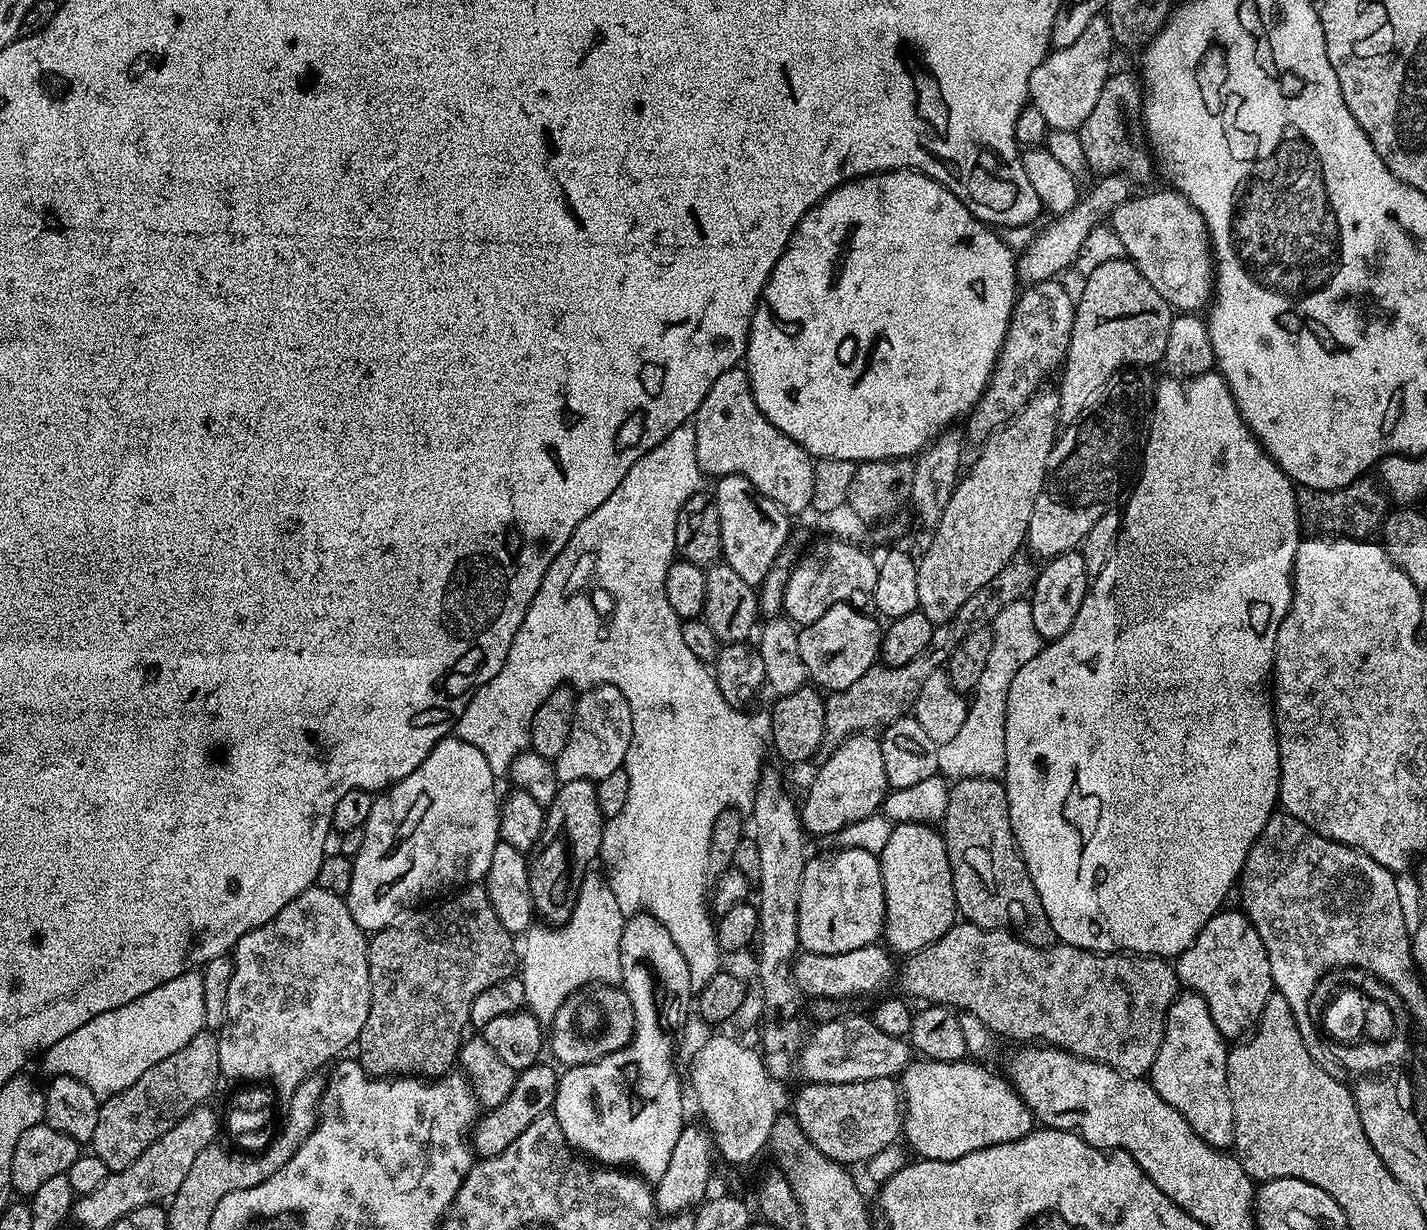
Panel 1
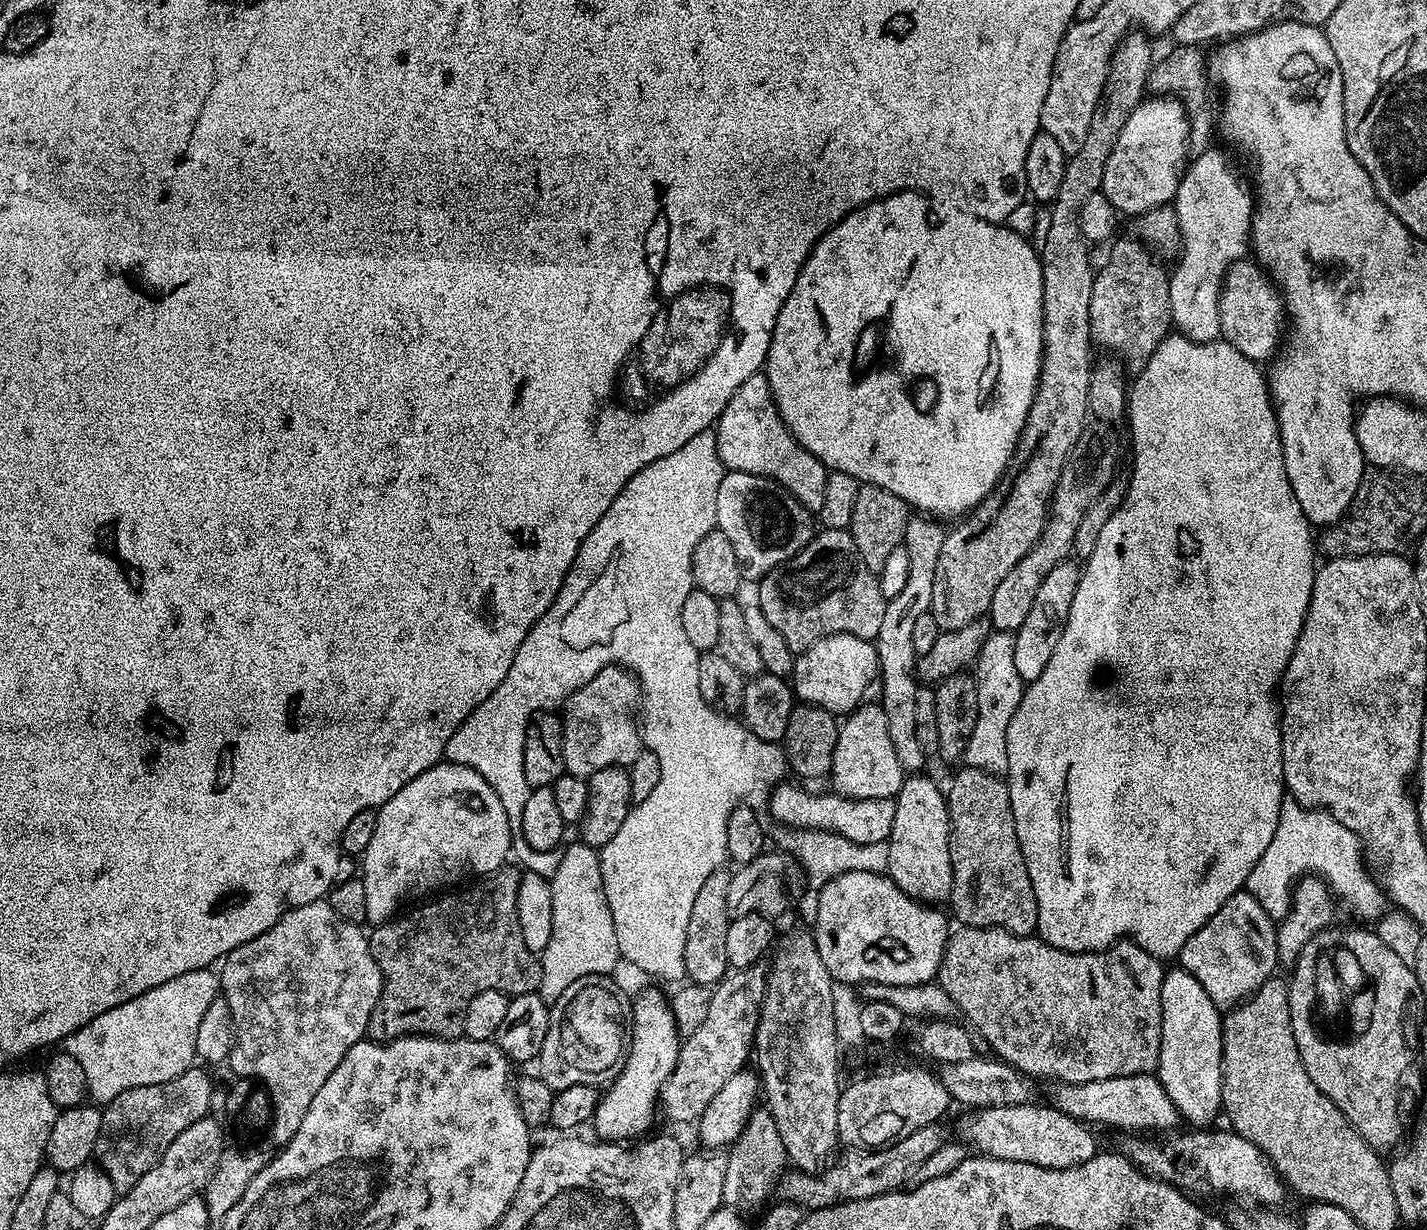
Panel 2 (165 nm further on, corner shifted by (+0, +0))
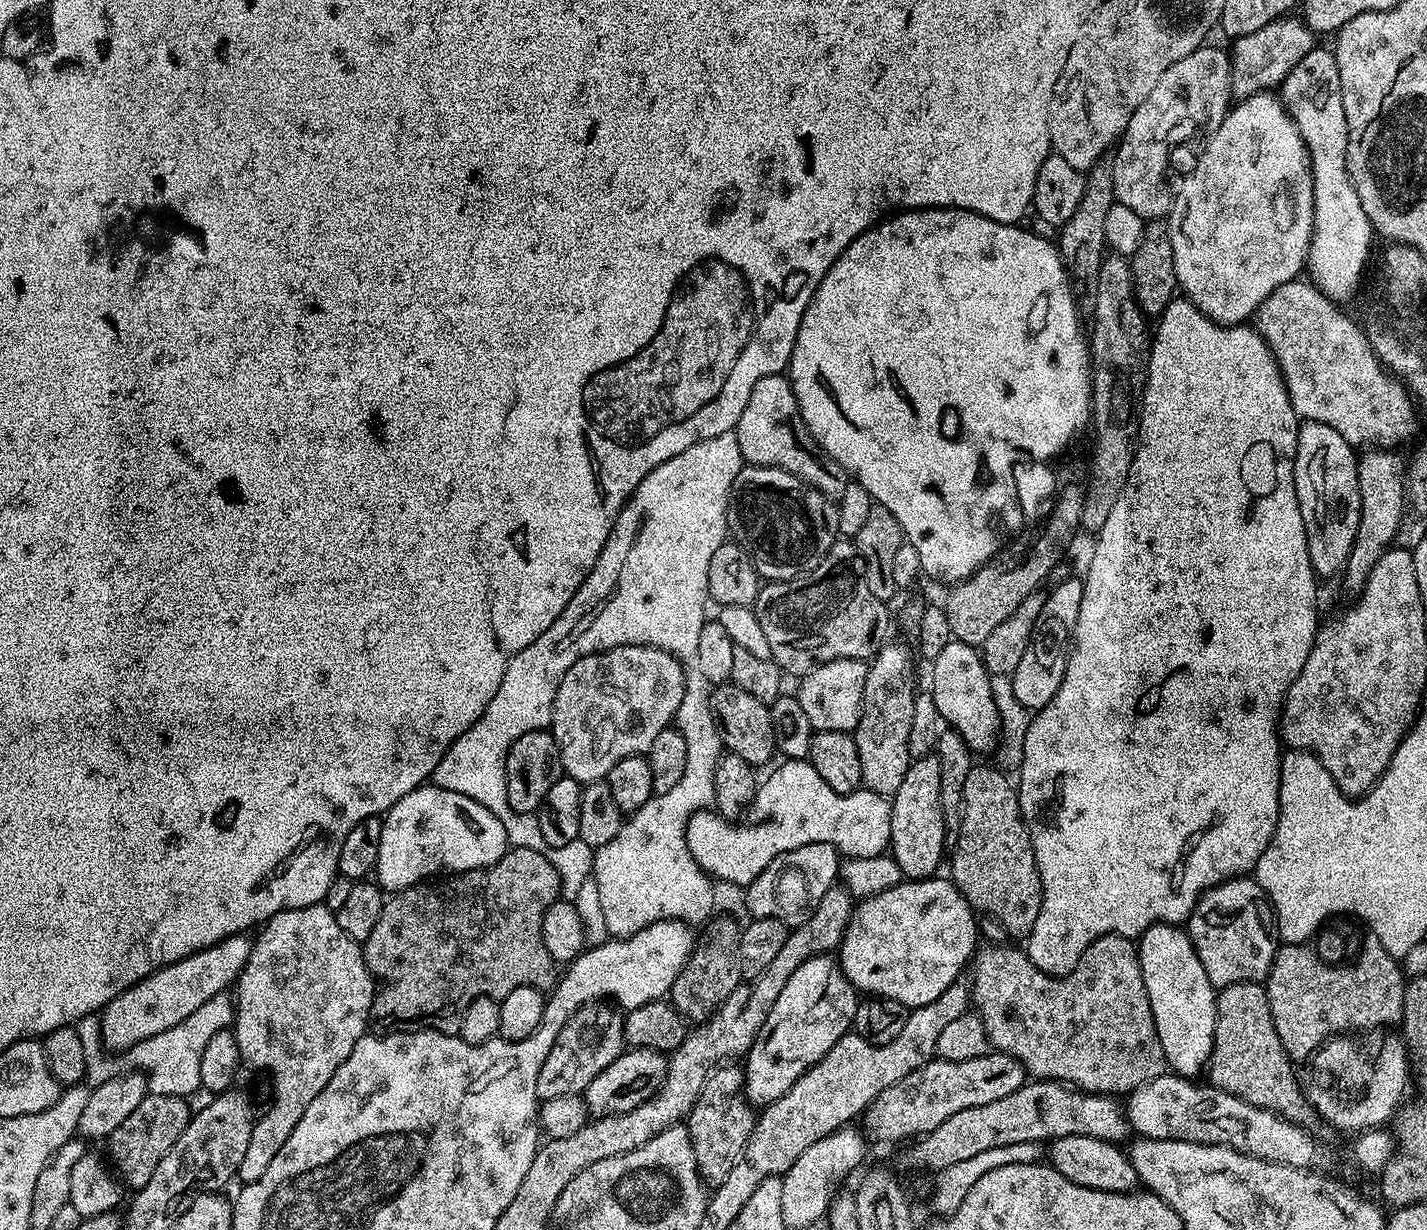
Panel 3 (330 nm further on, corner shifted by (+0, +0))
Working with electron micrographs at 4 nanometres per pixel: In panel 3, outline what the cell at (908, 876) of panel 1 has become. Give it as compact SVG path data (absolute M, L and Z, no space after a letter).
M936 755L923 756L912 760L906 770L906 778L902 778L902 786L890 797L892 801L892 817L890 818L890 855L898 862L901 877L909 881L927 880L935 877L940 868L940 859L944 856L944 812L940 809L940 779L938 778L938 758Z

